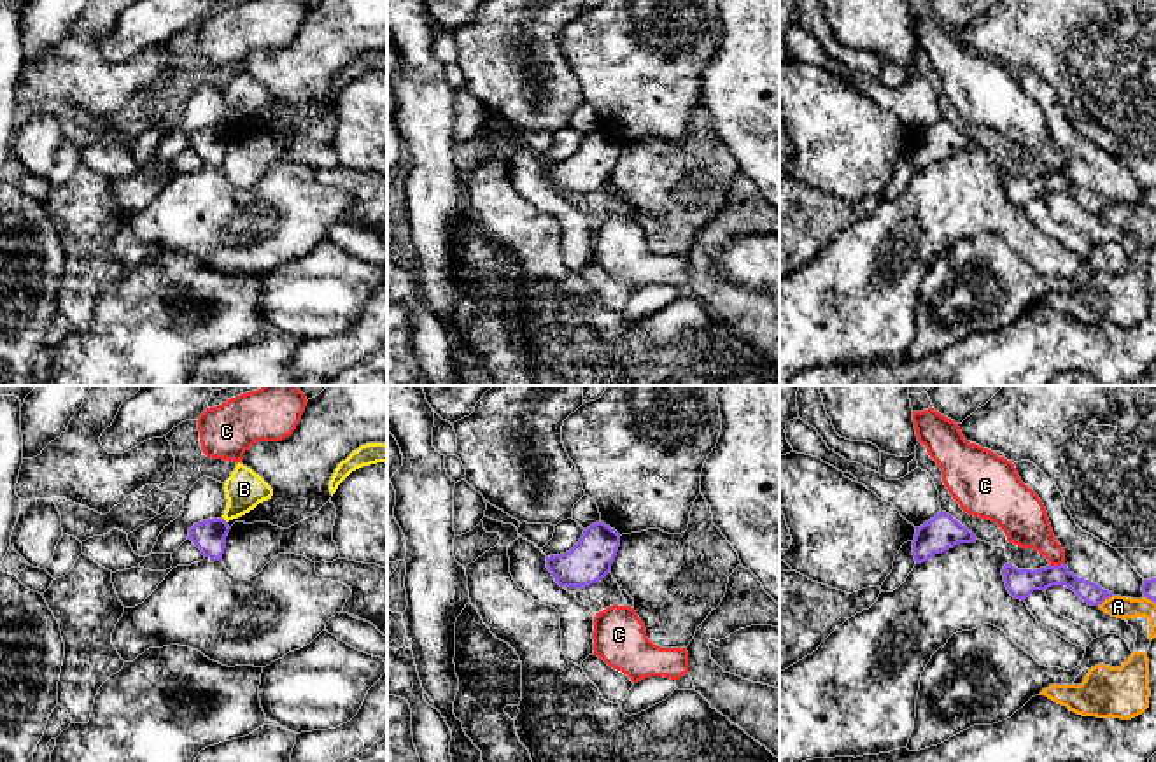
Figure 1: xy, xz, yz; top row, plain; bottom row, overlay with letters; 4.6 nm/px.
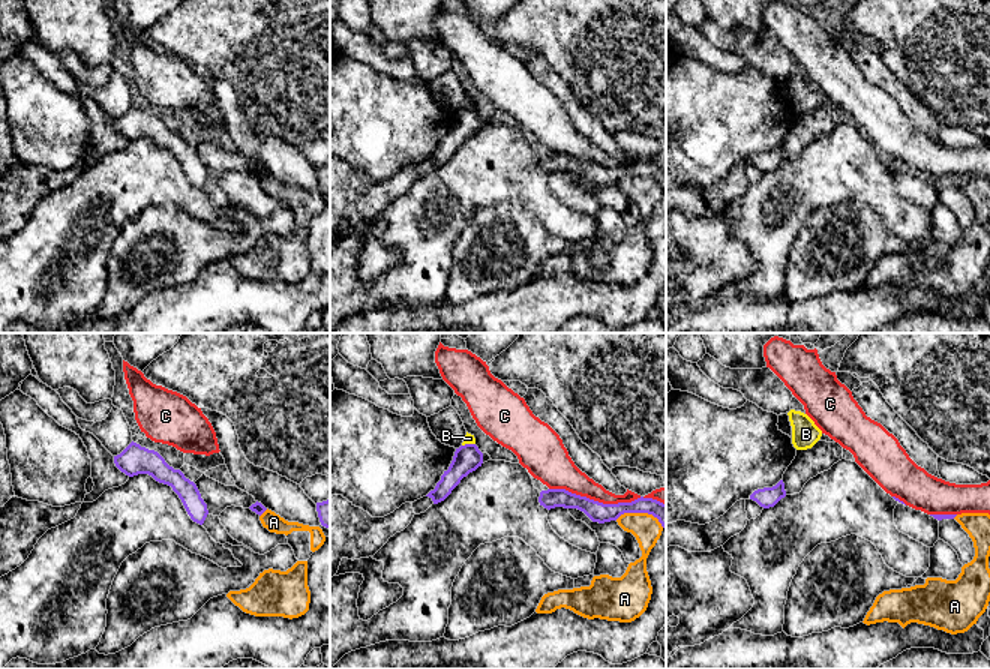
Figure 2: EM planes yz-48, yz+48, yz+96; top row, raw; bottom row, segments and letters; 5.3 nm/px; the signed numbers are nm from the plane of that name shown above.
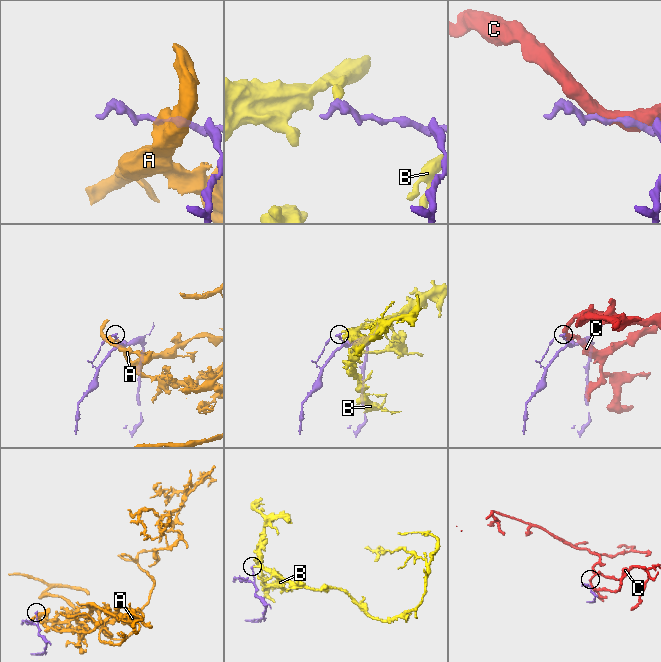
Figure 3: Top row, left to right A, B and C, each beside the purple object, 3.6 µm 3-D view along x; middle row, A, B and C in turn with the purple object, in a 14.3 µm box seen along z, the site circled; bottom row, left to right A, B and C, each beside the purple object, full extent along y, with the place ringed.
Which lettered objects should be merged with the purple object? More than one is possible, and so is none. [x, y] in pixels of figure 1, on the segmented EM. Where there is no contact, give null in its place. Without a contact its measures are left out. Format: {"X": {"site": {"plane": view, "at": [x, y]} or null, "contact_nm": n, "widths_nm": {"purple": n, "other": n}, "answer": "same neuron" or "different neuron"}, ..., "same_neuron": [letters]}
{"A": {"site": {"plane": "yz", "at": [1106, 598]}, "contact_nm": 90, "widths_nm": {"purple": 100, "other": 100}, "answer": "different neuron"}, "B": {"site": {"plane": "xy", "at": [225, 521]}, "contact_nm": 40, "widths_nm": {"purple": 150, "other": 180}, "answer": "different neuron"}, "C": {"site": {"plane": "yz", "at": [1057, 566]}, "contact_nm": 70, "widths_nm": {"purple": 130, "other": 220}, "answer": "different neuron"}, "same_neuron": []}

